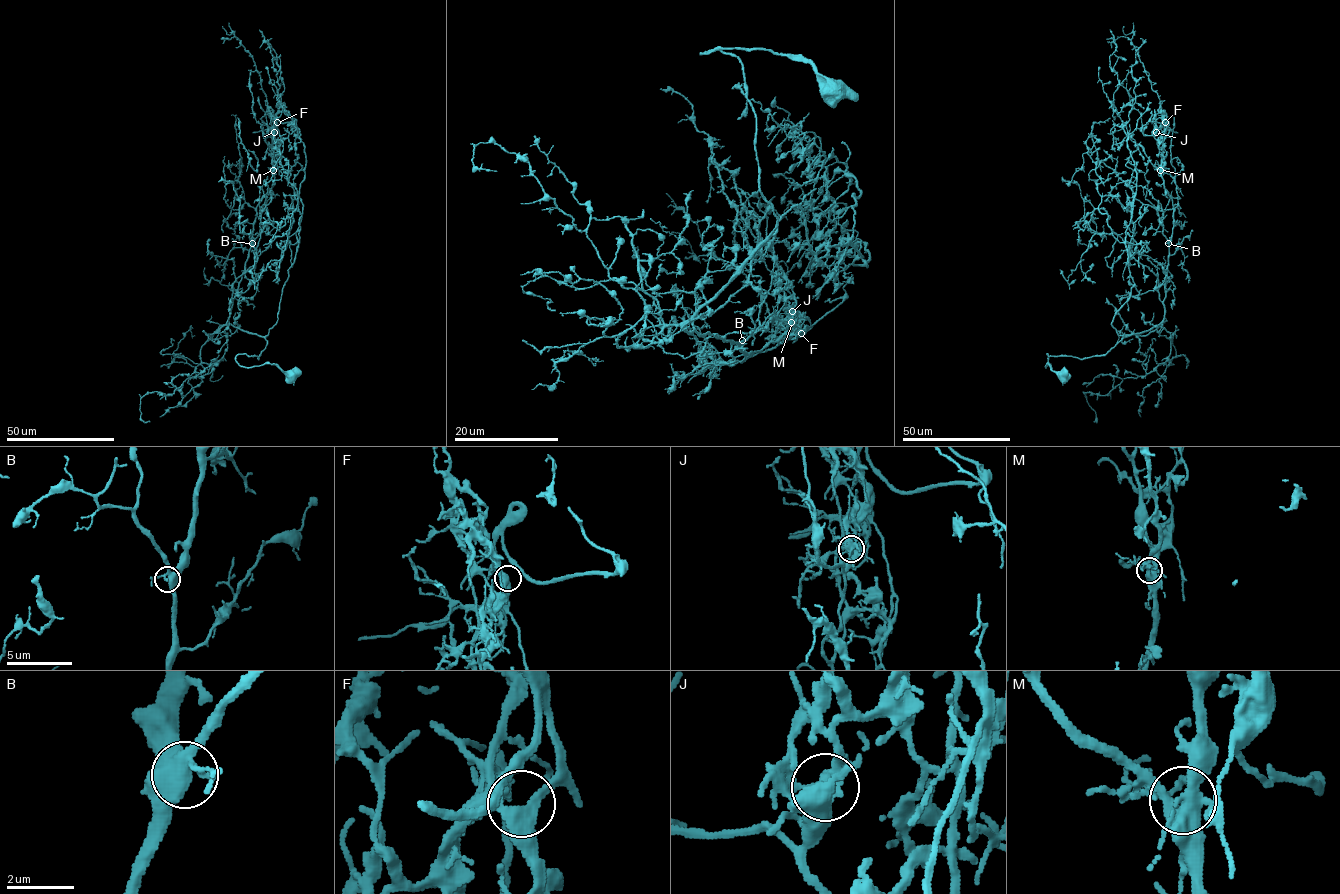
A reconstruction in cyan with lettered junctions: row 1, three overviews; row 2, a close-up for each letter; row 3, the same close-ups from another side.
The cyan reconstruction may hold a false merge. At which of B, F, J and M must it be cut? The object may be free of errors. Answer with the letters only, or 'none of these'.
J

